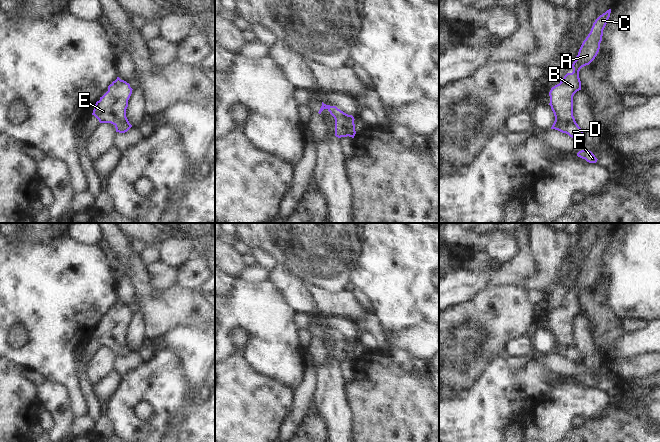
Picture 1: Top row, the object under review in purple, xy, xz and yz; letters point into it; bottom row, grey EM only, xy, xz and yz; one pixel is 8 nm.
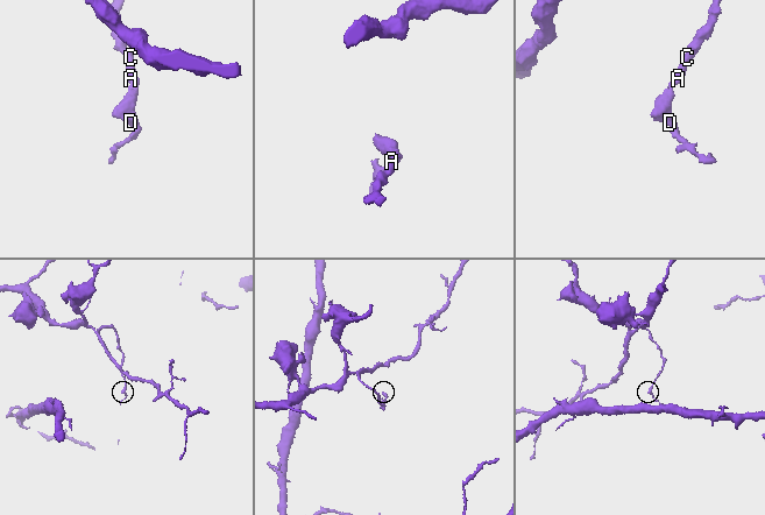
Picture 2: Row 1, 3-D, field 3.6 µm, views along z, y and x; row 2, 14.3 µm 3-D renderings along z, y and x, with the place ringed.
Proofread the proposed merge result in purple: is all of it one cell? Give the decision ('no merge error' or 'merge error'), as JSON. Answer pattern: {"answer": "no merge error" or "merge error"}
{"answer": "no merge error"}

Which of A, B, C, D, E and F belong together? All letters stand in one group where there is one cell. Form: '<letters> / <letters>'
A B C D E F

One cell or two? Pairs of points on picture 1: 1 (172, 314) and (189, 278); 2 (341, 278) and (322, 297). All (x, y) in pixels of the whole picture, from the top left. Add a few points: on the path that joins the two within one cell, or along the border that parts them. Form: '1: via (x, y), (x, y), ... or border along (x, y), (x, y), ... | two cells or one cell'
1: border along (175, 286), (198, 291) | two cells
2: border along (308, 282), (331, 293), (338, 293), (349, 288) | two cells

